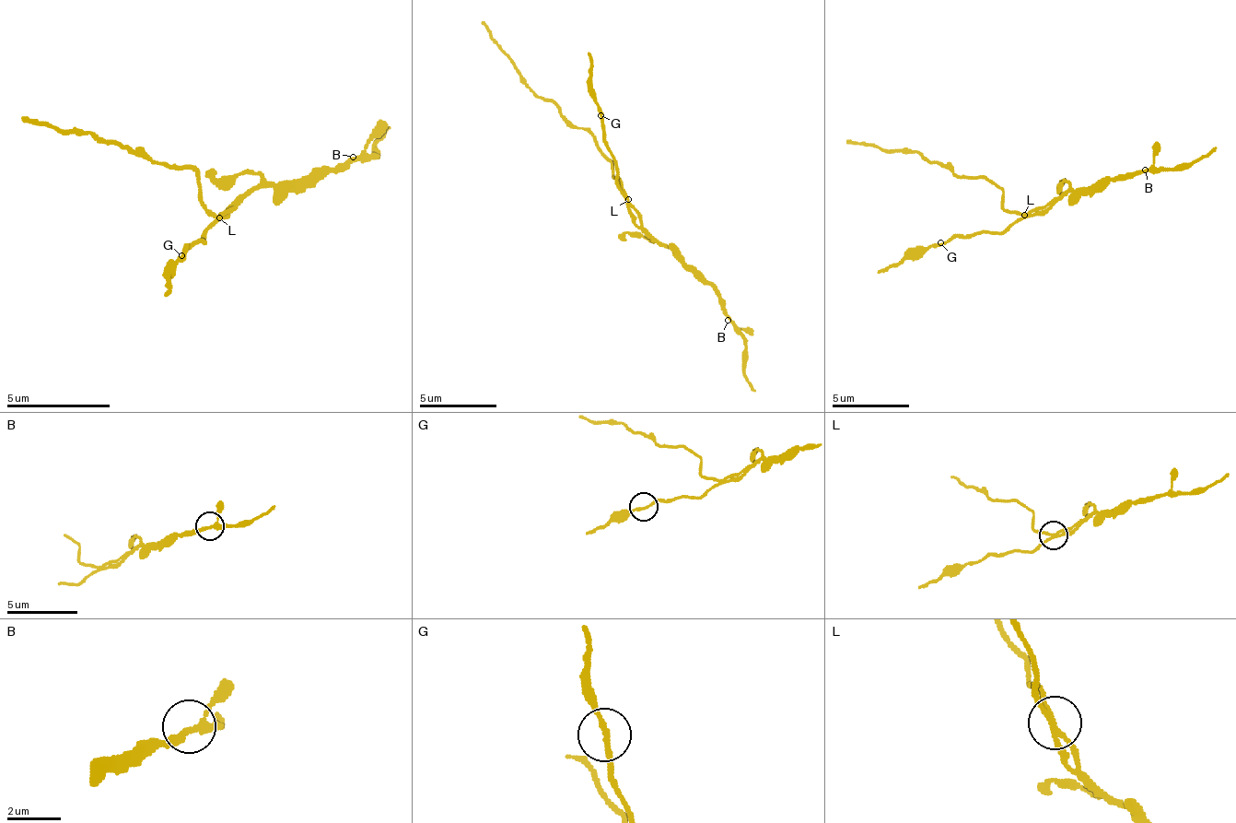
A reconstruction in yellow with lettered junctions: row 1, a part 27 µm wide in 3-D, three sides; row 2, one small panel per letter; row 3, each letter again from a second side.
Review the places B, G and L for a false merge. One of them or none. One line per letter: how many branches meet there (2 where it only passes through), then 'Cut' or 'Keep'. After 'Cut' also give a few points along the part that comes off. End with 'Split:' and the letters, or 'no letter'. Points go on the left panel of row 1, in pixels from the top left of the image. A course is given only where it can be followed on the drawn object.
B: Branches: 3. Keep
G: Branches: 2. Keep
L: Branches: 3. Keep
Split: no letter

